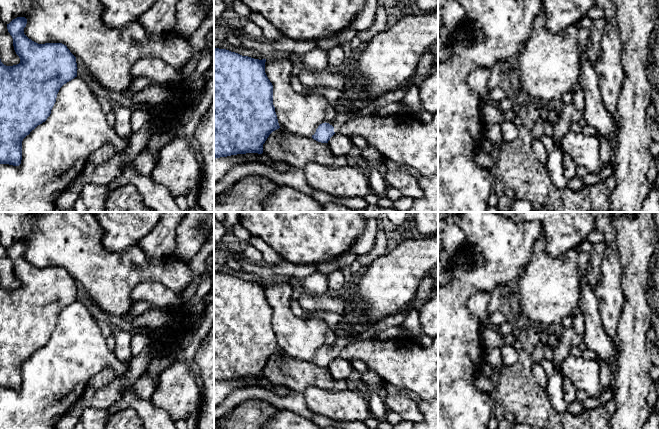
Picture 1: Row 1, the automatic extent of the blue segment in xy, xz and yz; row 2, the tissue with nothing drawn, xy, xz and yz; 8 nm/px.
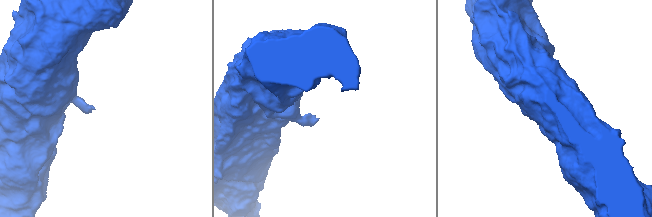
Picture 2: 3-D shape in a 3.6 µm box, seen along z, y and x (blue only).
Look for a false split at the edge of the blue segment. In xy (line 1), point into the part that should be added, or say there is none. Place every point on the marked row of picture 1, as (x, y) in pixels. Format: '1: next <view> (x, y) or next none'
1: next none

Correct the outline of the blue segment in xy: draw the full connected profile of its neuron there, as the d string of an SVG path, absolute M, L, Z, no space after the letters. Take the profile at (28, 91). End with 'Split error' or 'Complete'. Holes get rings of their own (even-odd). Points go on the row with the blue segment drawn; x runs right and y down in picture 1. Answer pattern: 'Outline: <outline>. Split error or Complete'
Outline: M17 17L7 24L20 63L6 66L0 59L0 164L19 166L22 141L47 120L60 88L77 77L76 57L62 43L38 44L24 34L27 19Z. Complete

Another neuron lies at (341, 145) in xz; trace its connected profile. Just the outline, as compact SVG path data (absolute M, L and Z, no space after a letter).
M341 132L334 134L328 141L328 145L336 156L347 156L356 149L351 137Z

